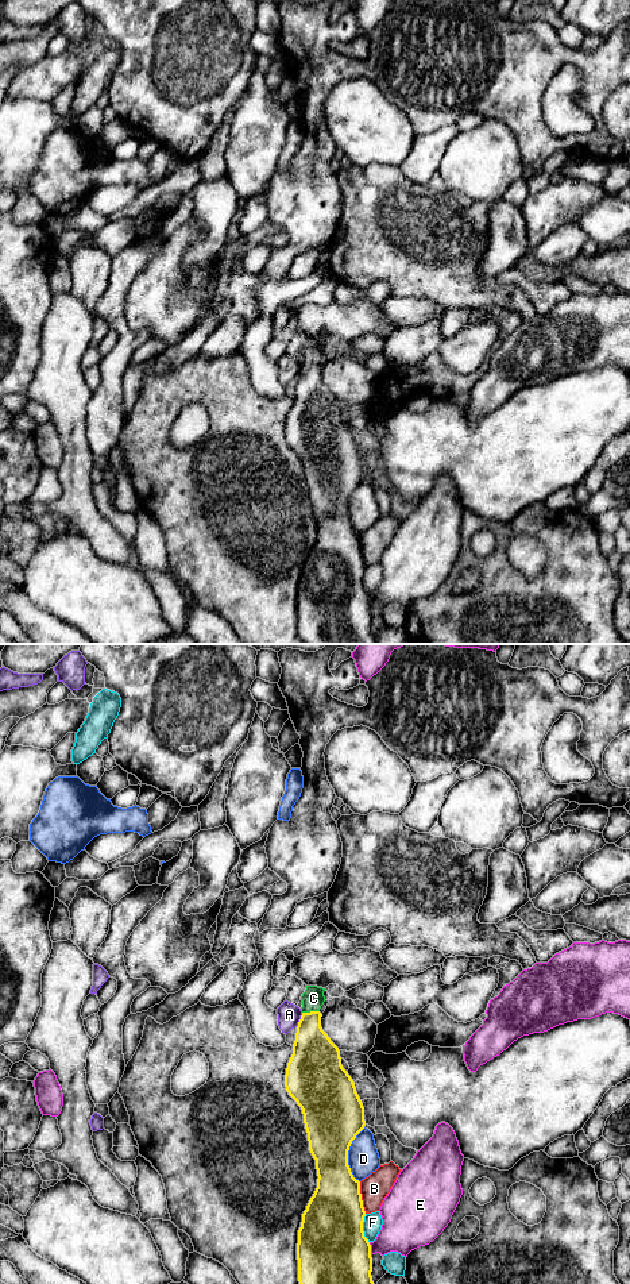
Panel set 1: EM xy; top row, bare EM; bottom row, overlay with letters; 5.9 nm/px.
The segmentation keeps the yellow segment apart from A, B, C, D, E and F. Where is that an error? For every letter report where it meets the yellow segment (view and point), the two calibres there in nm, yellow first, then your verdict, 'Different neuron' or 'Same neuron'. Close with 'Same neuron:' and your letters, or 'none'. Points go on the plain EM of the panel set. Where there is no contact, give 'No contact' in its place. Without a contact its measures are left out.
A: Touches yellow at xy (300, 371). Thickness 280 nm (yellow) against 140 nm. Different neuron
B: Touches yellow at xy (360, 550). Thickness 360 nm (yellow) against 160 nm. Different neuron
C: Touches yellow at xy (310, 363). Thickness 260 nm (yellow) against 130 nm. Same neuron
D: Touches yellow at xy (347, 506). Thickness 360 nm (yellow) against 190 nm. Different neuron
E: Touches yellow at xy (370, 602). Thickness 440 nm (yellow) against 280 nm. Different neuron
F: Touches yellow at xy (362, 581). Thickness 440 nm (yellow) against 110 nm. Different neuron
Same neuron: C

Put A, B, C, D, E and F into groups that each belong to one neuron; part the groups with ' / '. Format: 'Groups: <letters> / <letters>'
Groups: A / B / C / D / E / F

